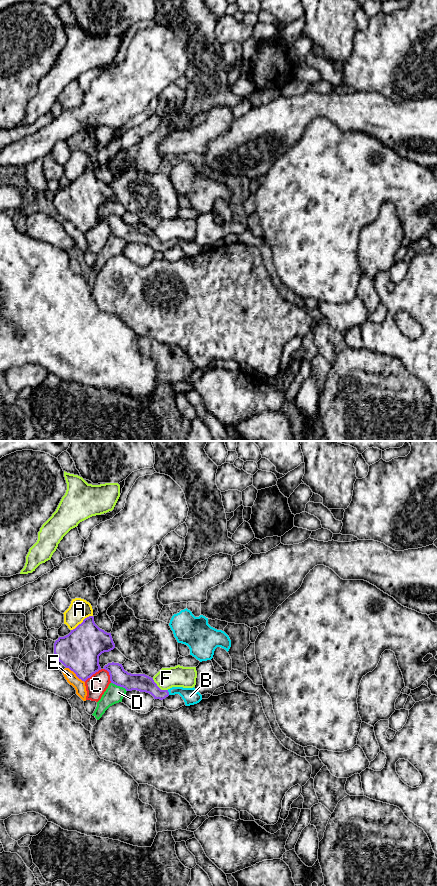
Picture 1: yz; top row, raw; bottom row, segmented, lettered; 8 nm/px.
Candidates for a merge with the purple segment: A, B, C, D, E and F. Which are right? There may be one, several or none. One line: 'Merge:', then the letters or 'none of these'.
Merge: B

